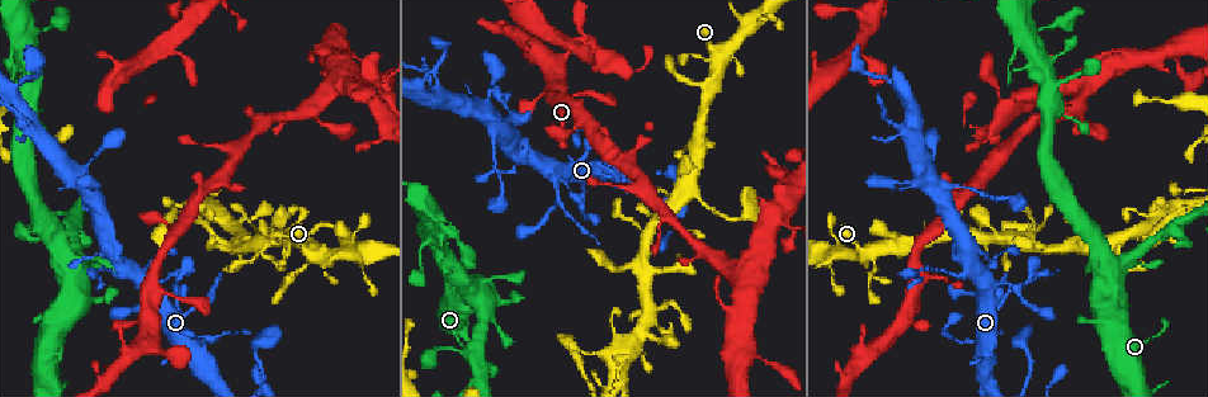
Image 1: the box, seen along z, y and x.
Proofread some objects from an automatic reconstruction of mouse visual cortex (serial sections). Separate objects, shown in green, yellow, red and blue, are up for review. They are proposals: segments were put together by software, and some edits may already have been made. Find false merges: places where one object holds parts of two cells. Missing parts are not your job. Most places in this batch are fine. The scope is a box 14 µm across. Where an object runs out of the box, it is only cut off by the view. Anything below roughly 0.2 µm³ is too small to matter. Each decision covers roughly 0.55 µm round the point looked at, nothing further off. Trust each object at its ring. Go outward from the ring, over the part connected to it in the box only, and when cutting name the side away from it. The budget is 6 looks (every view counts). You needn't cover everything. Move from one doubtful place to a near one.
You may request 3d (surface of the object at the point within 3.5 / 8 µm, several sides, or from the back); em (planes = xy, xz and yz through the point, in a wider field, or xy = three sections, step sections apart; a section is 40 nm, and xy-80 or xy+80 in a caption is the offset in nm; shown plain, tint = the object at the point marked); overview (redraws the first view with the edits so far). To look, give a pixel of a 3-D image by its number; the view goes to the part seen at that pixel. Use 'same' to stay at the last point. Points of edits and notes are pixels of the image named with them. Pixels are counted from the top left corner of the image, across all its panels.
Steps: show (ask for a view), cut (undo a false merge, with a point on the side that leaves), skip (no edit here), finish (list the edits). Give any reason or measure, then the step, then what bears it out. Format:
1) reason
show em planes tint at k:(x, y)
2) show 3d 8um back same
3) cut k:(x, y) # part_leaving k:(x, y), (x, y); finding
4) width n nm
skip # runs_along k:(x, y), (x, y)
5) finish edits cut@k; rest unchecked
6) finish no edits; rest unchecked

show 3d 3.5um at 1:(481, 305)

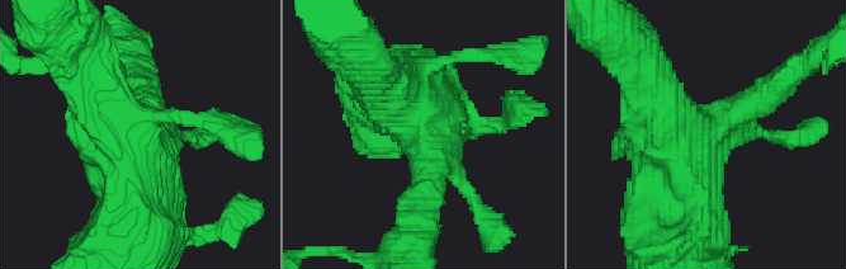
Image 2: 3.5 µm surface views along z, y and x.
show em xy step 1 tint at 2:(430, 138)

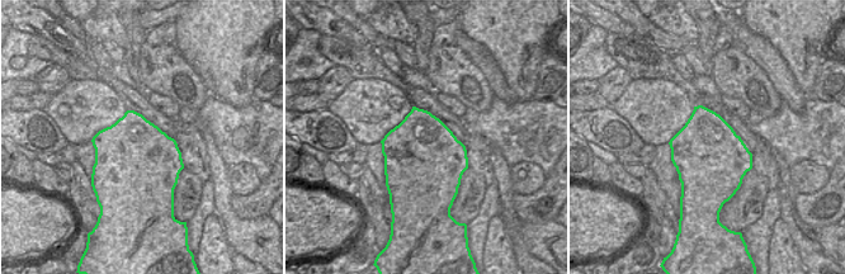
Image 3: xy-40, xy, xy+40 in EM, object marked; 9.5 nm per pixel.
cut it another way
show em xy step 5 tint same

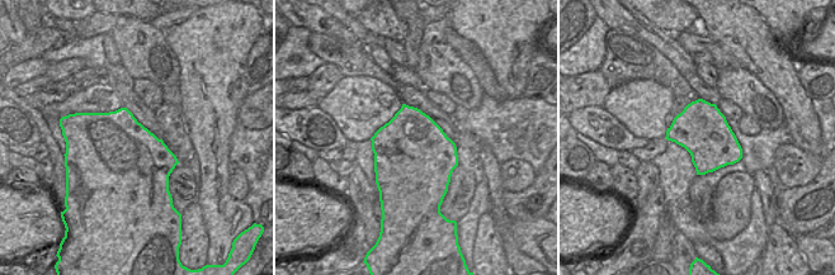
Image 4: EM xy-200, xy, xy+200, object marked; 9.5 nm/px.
skip # runs_along 2:(137, 239), (133, 152), (90, 83); one cell here

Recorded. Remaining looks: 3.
show 3d 3.5um at 1:(741, 271)

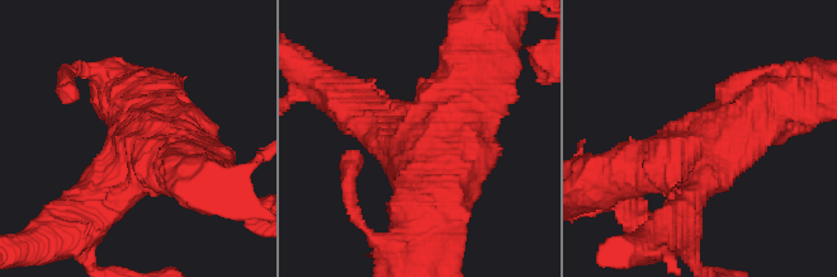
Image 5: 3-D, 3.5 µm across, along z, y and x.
show em xy step 5 tint at 5:(700, 161)

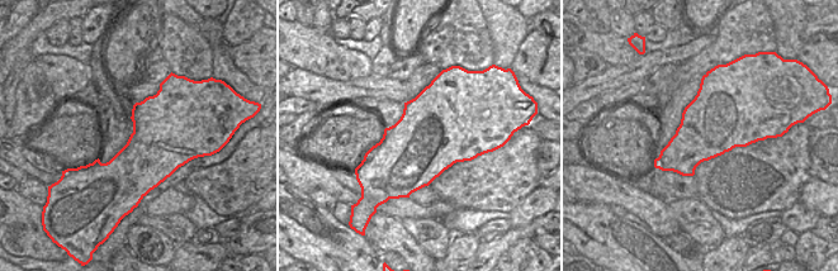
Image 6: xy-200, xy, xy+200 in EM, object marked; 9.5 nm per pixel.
skip # continuous, no second cell

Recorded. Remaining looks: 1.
calibre changes
show 3d 3.5um back at 1:(332, 227)

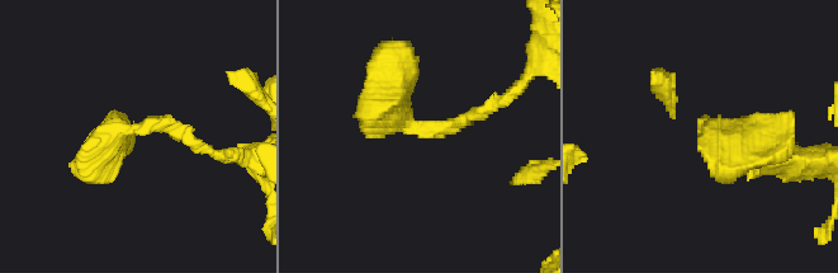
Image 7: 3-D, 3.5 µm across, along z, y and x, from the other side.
skip # runs_along 7:(491, 107), (417, 130), (397, 113), (401, 59); all the same cell

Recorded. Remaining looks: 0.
finish no edits; rest unchecked

